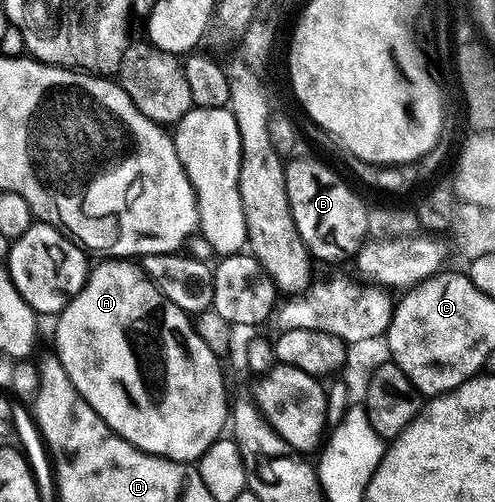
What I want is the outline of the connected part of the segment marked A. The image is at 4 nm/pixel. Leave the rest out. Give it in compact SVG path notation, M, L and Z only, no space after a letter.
M101 259L98 265L90 268L88 277L85 278L85 286L75 294L67 303L67 307L56 314L57 330L53 337L57 340L55 355L63 363L75 391L91 403L91 407L107 423L107 427L114 429L127 443L139 447L145 453L154 453L160 457L166 457L172 461L196 462L226 432L227 422L231 417L231 401L225 398L225 377L221 374L222 362L212 353L211 348L200 338L196 331L190 314L184 313L175 303L171 303L159 291L157 284L146 275L140 264L133 259Z

